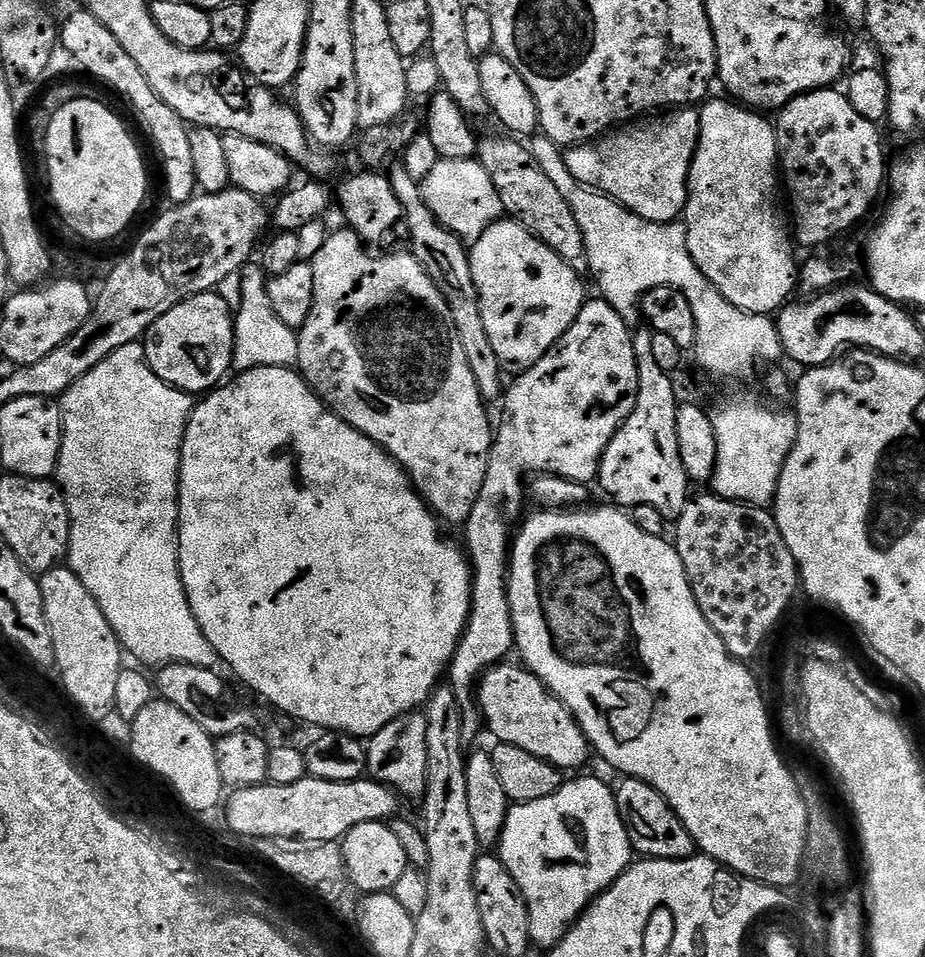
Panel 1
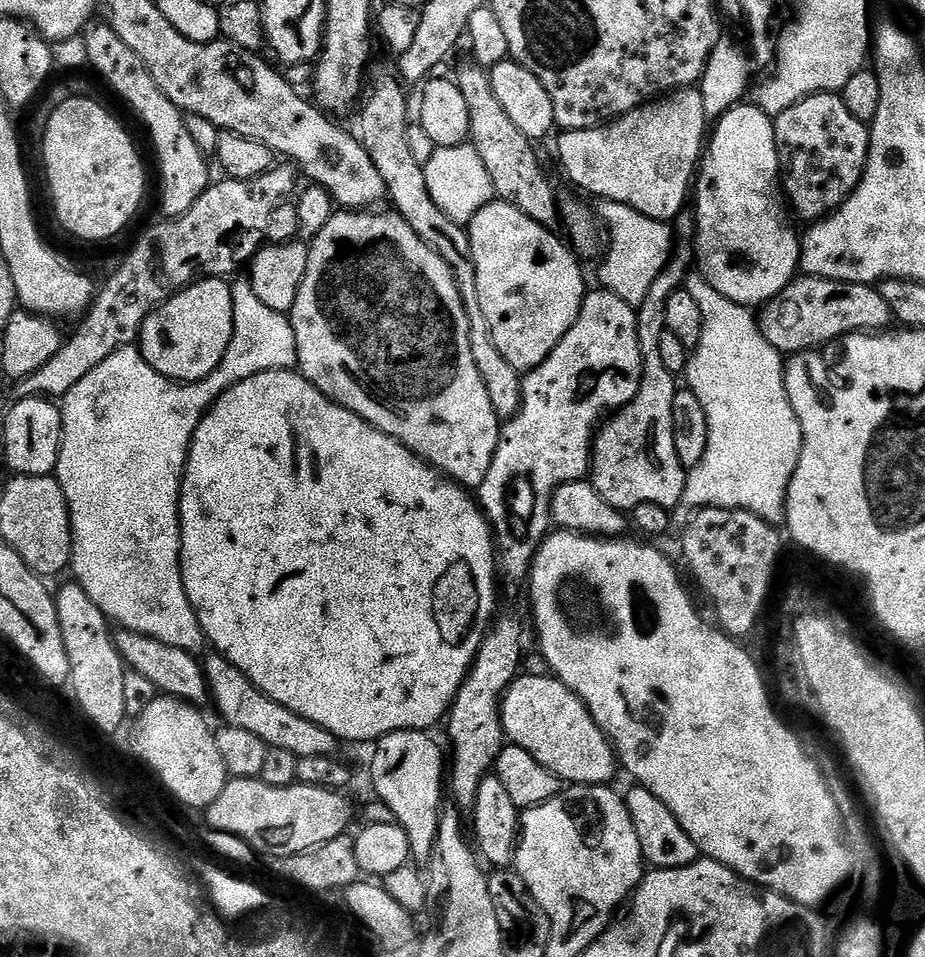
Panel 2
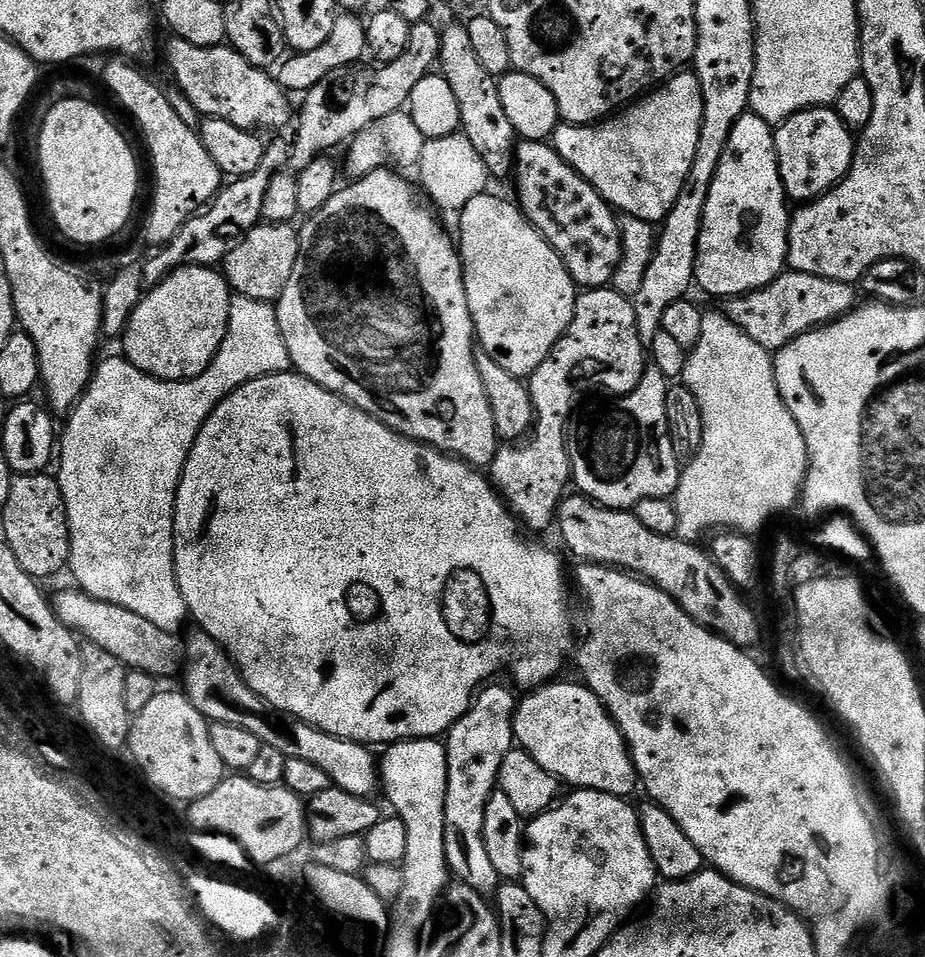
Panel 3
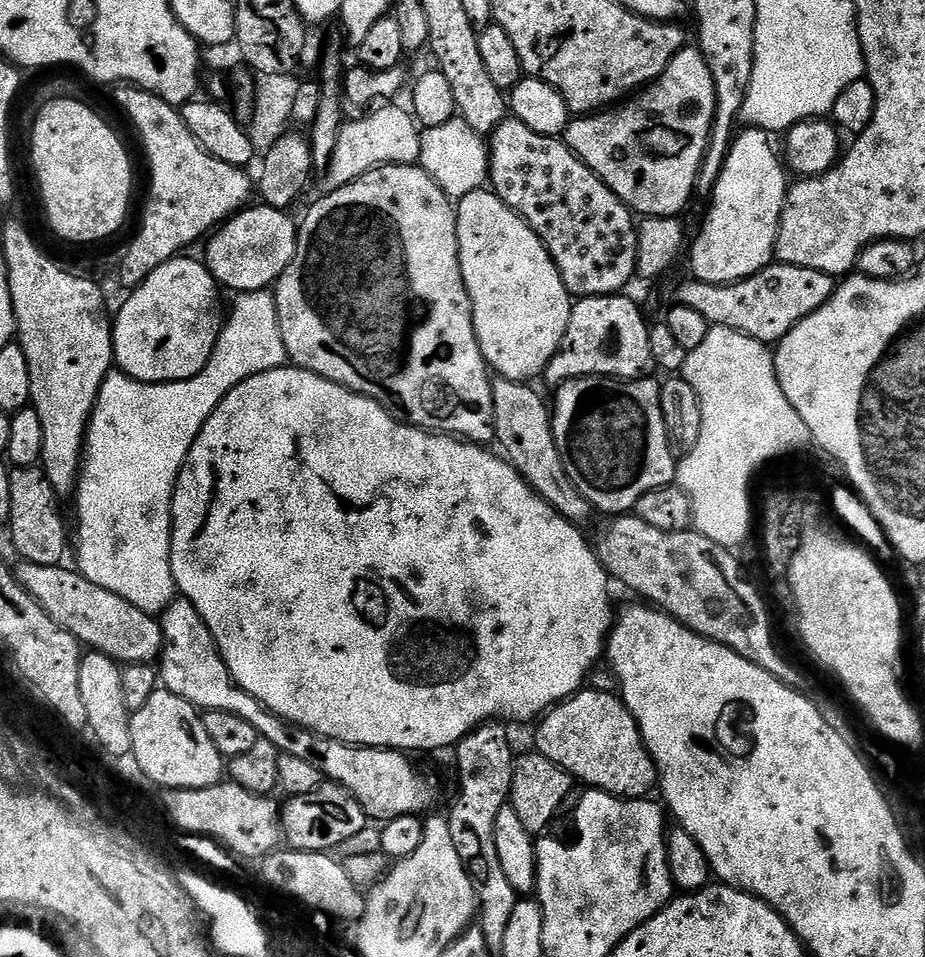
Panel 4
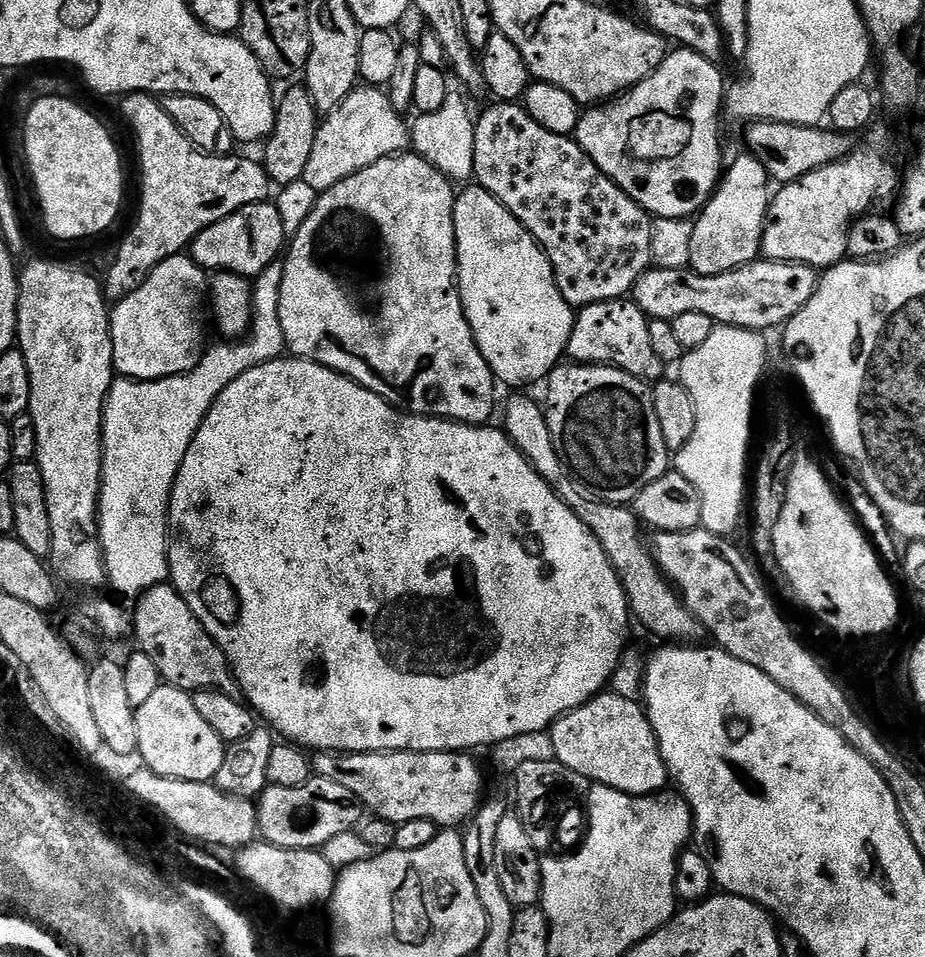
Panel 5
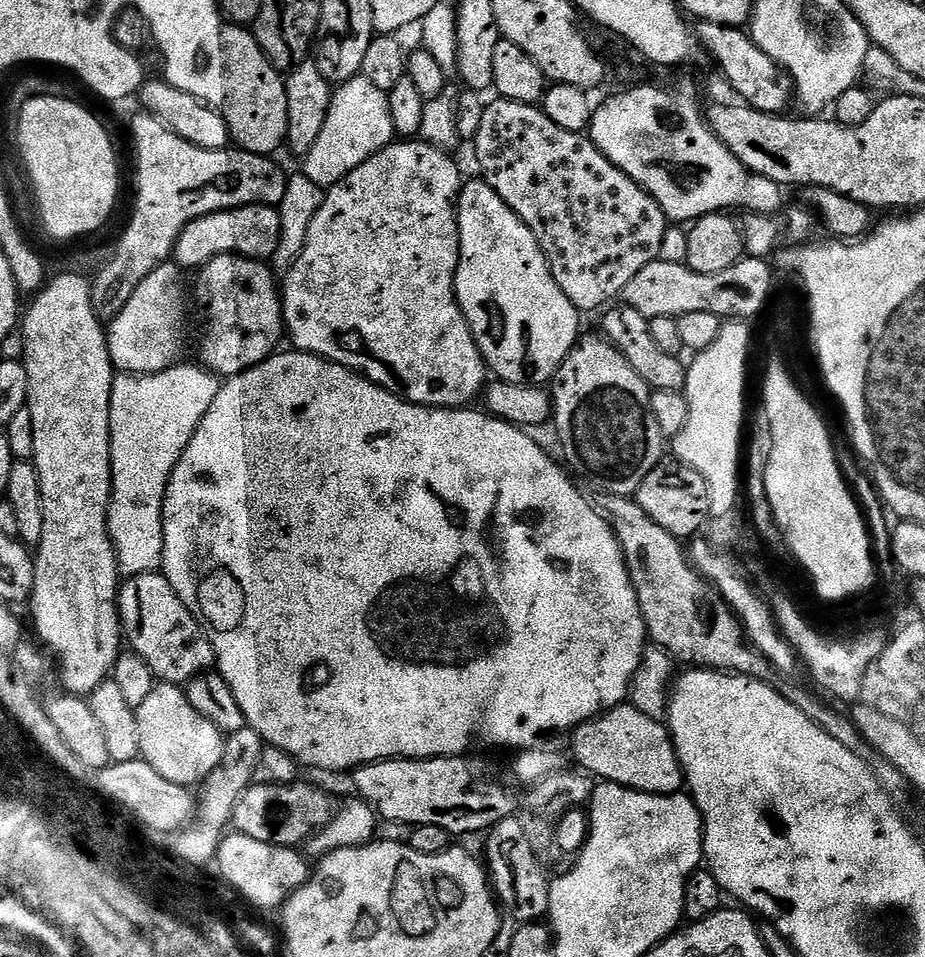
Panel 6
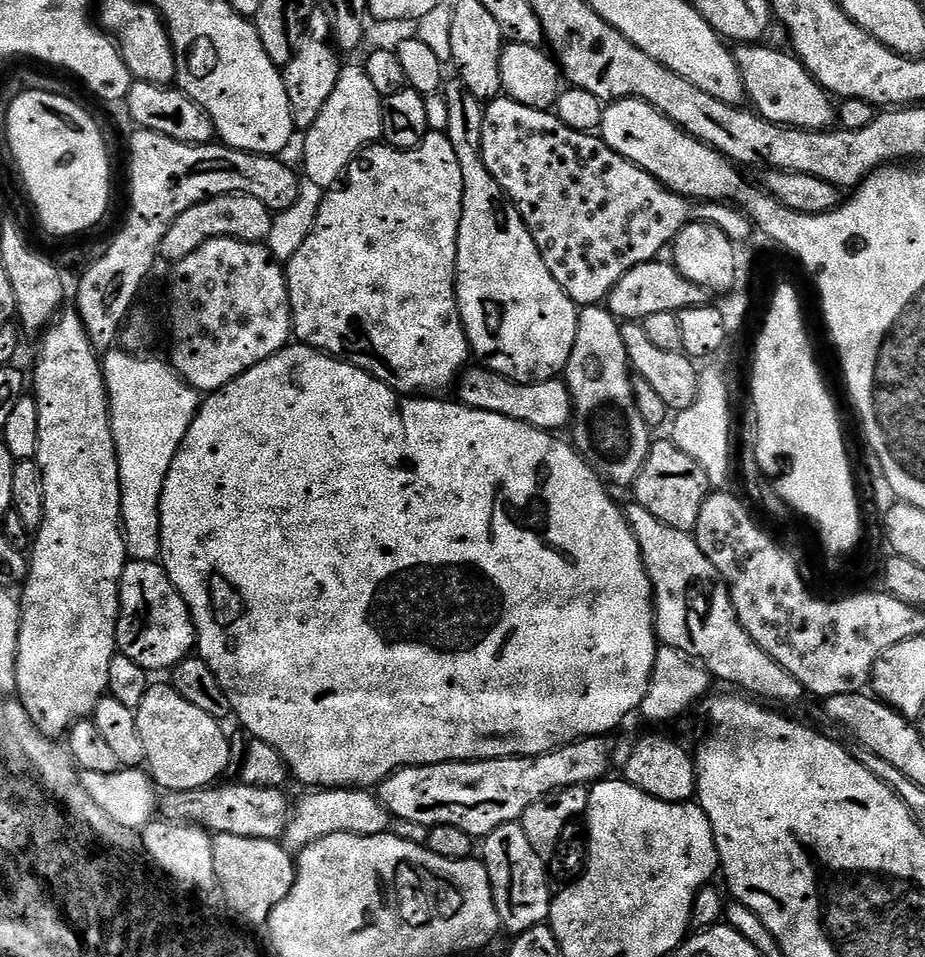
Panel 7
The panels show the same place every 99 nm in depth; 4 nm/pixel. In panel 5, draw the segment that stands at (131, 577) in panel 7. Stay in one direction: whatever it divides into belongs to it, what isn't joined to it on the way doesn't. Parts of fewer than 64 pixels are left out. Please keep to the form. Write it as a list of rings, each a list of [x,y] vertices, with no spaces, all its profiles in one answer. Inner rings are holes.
[[[171,583],[154,586],[135,604],[134,640],[140,643],[137,644],[139,651],[145,652],[154,666],[158,666],[158,674],[167,687],[180,688],[189,694],[215,690],[227,696],[237,695],[236,677],[229,669],[224,652]]]

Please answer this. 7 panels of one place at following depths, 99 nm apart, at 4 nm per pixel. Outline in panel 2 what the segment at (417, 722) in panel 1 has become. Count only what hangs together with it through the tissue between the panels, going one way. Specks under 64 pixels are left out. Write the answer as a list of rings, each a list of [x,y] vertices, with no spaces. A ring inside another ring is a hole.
[[[398,730],[386,734],[381,740],[375,741],[376,753],[372,756],[372,788],[376,791],[375,799],[379,803],[390,806],[396,815],[396,823],[402,830],[406,830],[406,838],[410,842],[410,850],[415,859],[424,860],[433,855],[438,834],[438,822],[442,805],[446,798],[446,752],[440,749],[438,741],[427,731]]]

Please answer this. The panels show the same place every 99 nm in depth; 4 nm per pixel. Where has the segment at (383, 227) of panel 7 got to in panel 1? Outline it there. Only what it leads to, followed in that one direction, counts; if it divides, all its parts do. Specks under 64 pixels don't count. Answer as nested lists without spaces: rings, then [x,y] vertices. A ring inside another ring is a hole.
[[[344,226],[341,227],[341,232],[333,231],[326,238],[326,242],[322,246],[322,250],[318,250],[318,254],[313,258],[310,263],[314,270],[314,302],[312,303],[312,309],[310,310],[310,318],[306,318],[306,322],[300,329],[298,329],[298,335],[300,341],[298,342],[298,371],[301,376],[304,377],[309,386],[311,386],[313,392],[332,409],[336,415],[342,417],[346,423],[352,428],[357,428],[362,434],[366,434],[366,438],[373,440],[379,448],[384,448],[393,458],[404,467],[405,474],[408,475],[408,479],[412,481],[417,492],[424,497],[425,501],[438,513],[441,521],[456,524],[456,526],[462,526],[470,518],[470,510],[474,506],[474,502],[478,502],[478,494],[482,494],[482,482],[486,482],[486,466],[488,465],[488,455],[492,452],[492,442],[494,439],[494,424],[488,421],[488,412],[486,409],[486,402],[480,396],[478,390],[478,382],[474,382],[474,370],[470,370],[470,362],[466,362],[466,354],[462,350],[462,338],[458,338],[458,326],[454,326],[452,321],[452,315],[450,314],[450,306],[446,302],[446,298],[442,294],[442,290],[438,290],[436,283],[428,277],[428,271],[418,263],[416,257],[412,255],[411,251],[404,250],[404,252],[392,252],[396,250],[388,250],[383,256],[383,251],[373,250],[369,245],[365,244],[360,239],[360,235],[357,232],[352,231],[351,228]]]

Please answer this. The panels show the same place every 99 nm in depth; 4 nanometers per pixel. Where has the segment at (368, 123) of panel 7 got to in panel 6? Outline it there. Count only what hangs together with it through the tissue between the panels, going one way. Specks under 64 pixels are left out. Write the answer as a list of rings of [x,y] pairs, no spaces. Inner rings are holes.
[[[365,76],[350,78],[333,91],[322,131],[318,133],[314,146],[310,146],[310,150],[302,157],[302,175],[310,178],[310,182],[318,182],[322,189],[332,188],[342,182],[346,174],[358,170],[362,162],[374,158],[374,154],[393,143],[395,136],[387,92],[378,90],[378,86],[374,86],[374,82]]]

